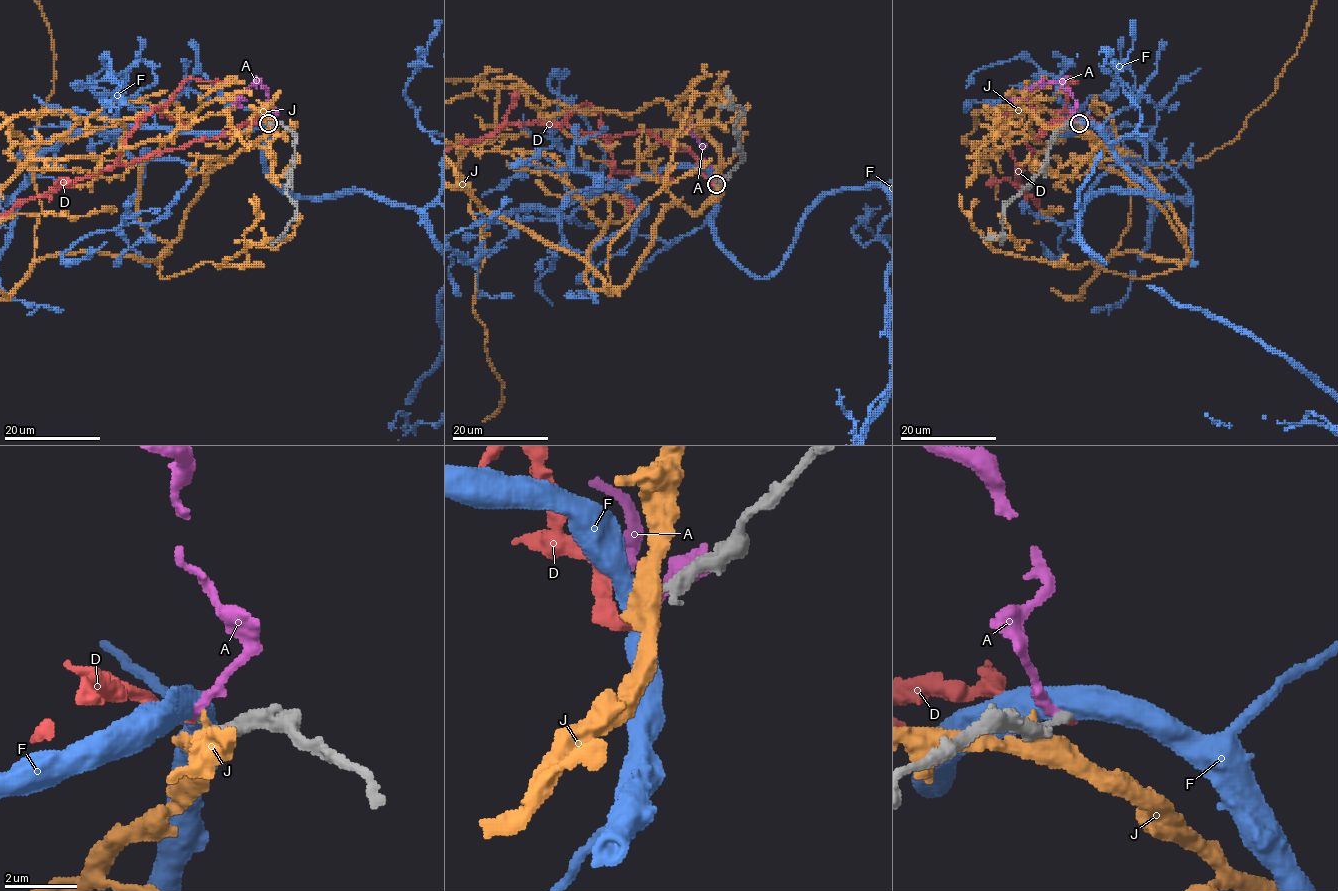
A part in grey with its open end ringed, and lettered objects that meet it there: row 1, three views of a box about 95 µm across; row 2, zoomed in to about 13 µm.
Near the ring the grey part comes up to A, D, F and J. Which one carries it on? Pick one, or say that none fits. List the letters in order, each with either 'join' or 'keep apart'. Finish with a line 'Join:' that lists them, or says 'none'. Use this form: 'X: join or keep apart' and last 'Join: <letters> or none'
A: keep apart
D: join
F: keep apart
J: keep apart
Join: D

